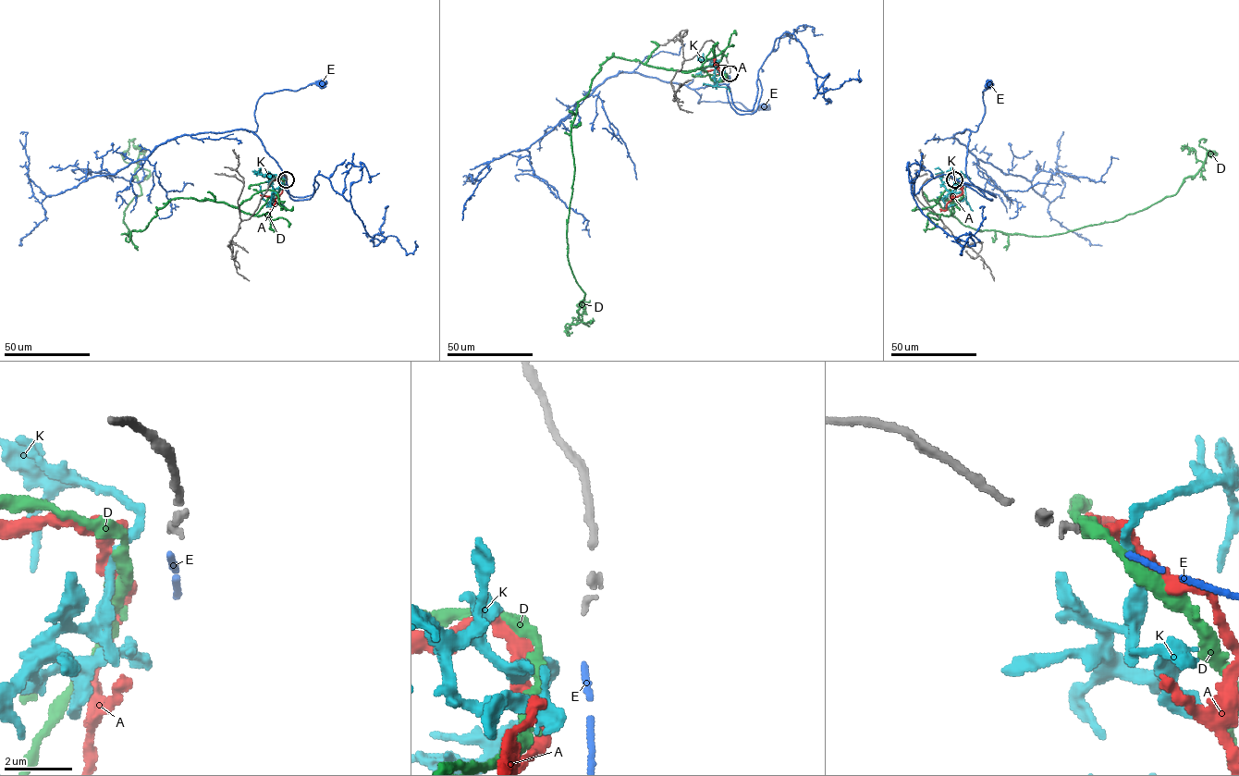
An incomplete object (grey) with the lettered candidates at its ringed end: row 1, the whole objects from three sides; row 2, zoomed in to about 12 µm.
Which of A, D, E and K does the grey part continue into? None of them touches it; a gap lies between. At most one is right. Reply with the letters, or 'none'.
E

